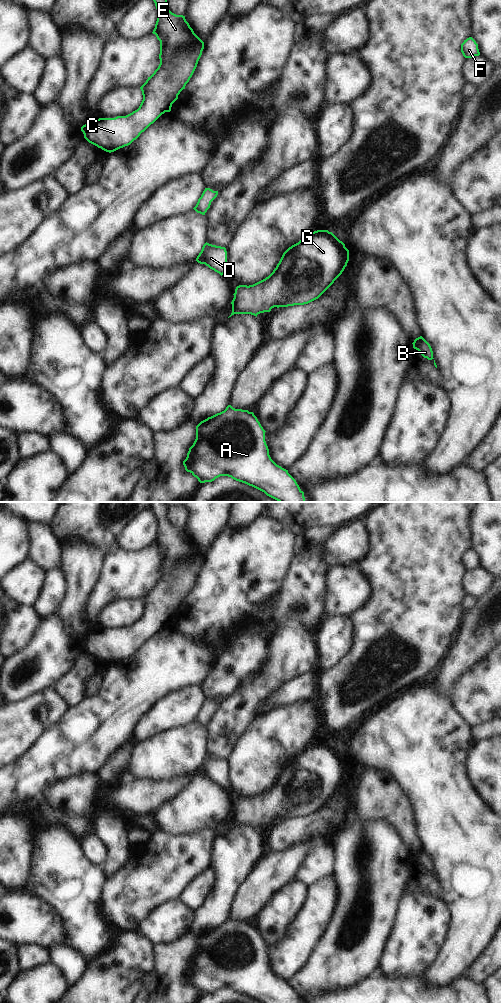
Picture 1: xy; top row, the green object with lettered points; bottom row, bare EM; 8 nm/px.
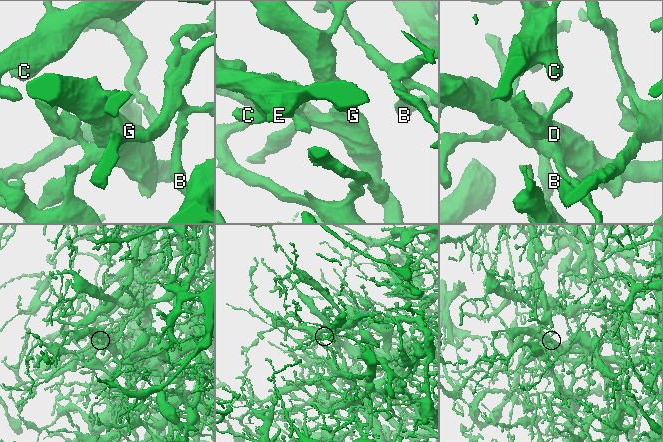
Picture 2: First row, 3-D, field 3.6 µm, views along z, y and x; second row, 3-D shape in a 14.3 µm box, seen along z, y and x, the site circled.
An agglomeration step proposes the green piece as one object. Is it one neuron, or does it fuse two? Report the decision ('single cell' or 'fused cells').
single cell

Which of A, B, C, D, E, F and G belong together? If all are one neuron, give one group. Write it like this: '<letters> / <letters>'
A B C D E F G

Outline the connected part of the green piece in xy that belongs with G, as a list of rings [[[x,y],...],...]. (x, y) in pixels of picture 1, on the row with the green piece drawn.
[[[317,230],[311,233],[308,233],[302,240],[300,240],[298,243],[292,245],[289,247],[282,255],[279,263],[277,264],[276,268],[273,270],[273,272],[266,277],[265,279],[253,284],[253,285],[239,285],[235,289],[234,298],[231,302],[232,304],[232,313],[229,317],[231,317],[234,314],[251,314],[257,317],[258,314],[264,313],[264,312],[270,312],[272,308],[274,307],[288,307],[288,306],[294,306],[294,305],[304,305],[308,304],[316,299],[318,299],[333,283],[334,281],[342,274],[345,267],[347,266],[347,263],[349,261],[349,250],[345,247],[345,244],[340,241],[332,232],[329,232],[328,230]]]

